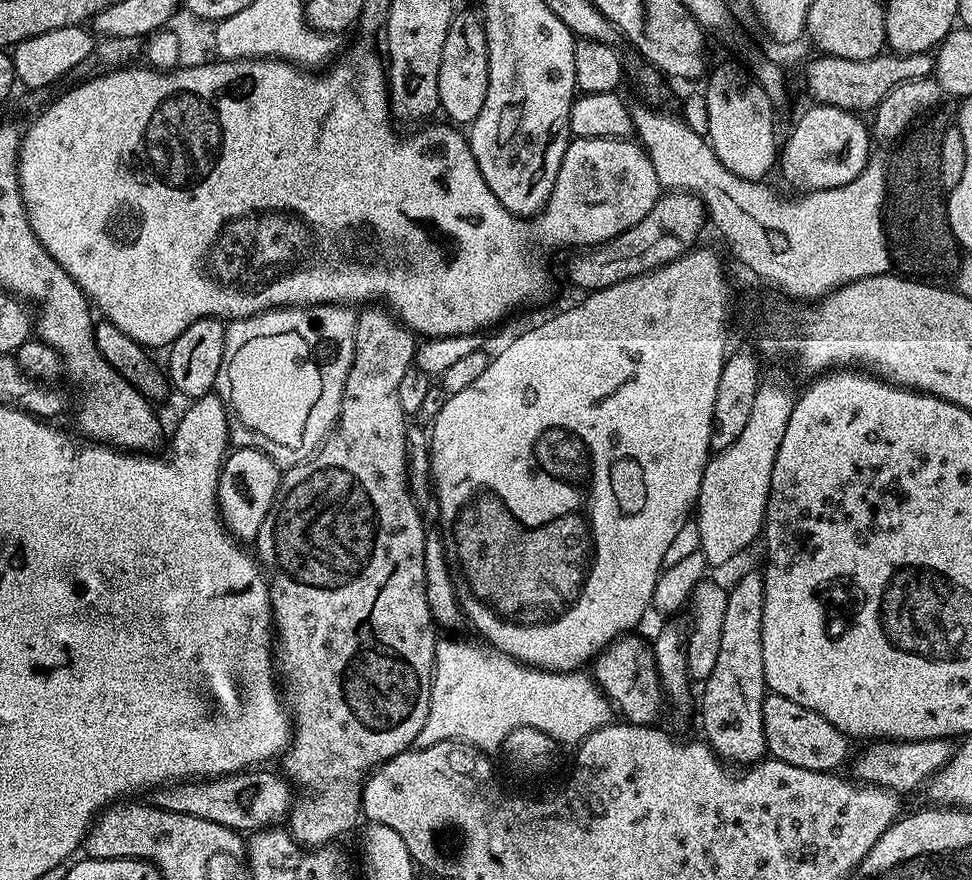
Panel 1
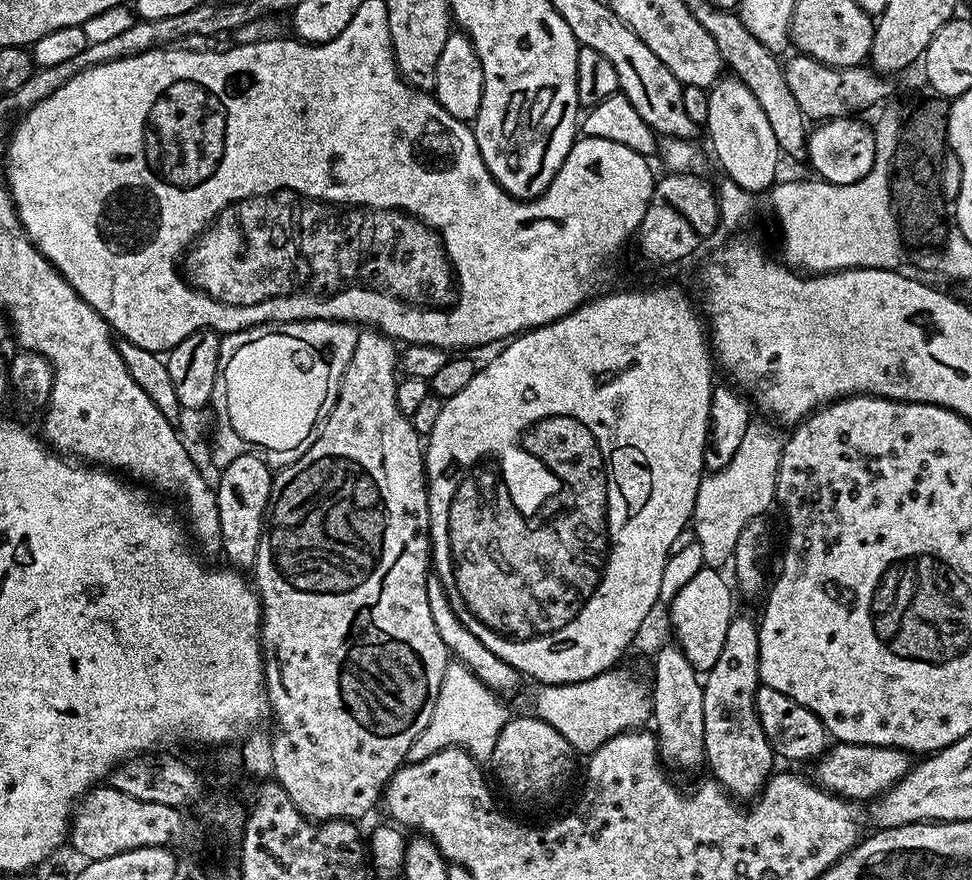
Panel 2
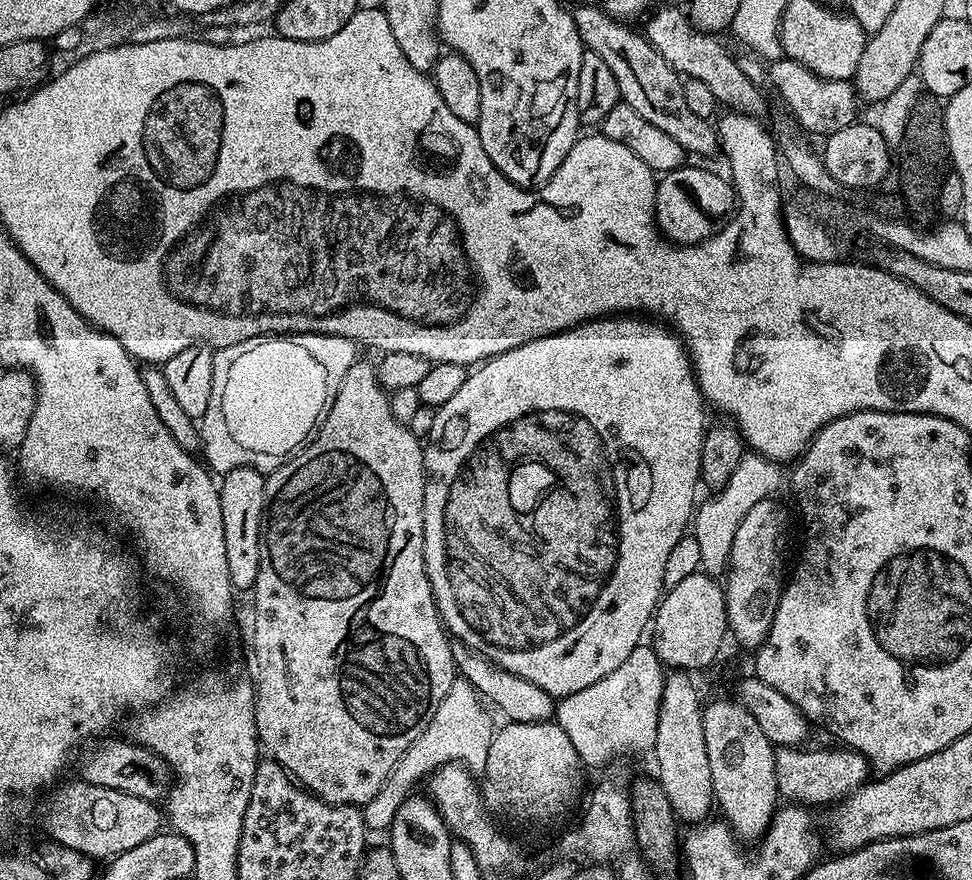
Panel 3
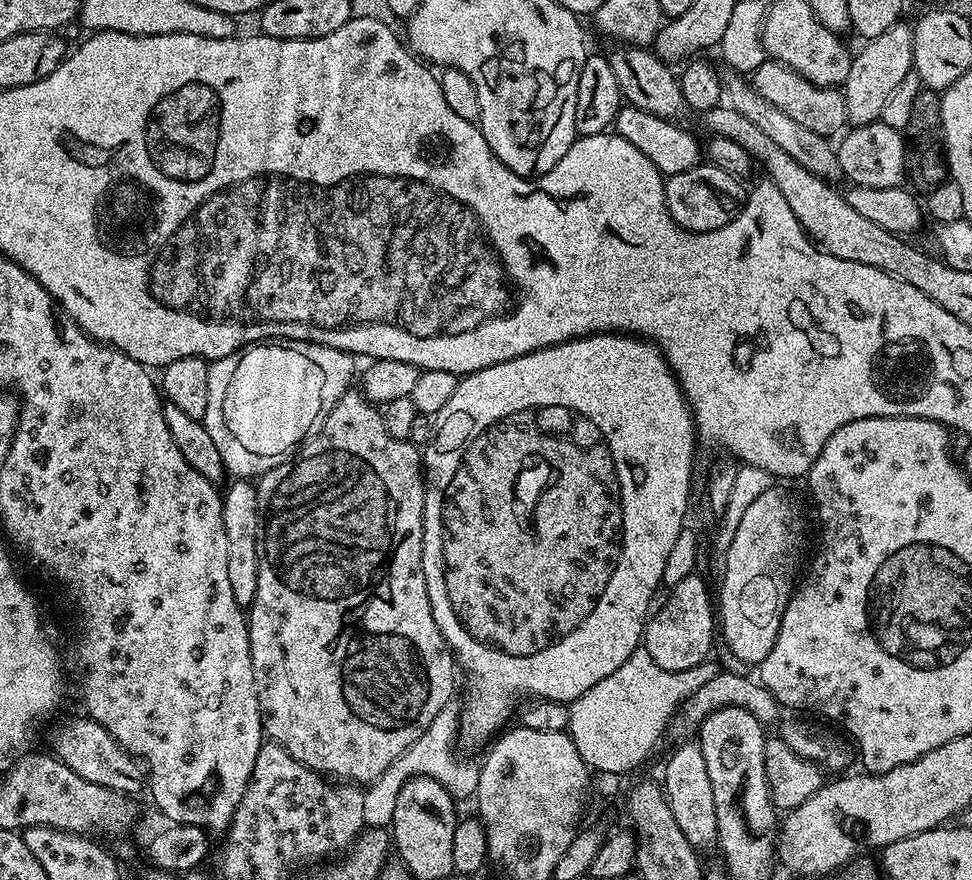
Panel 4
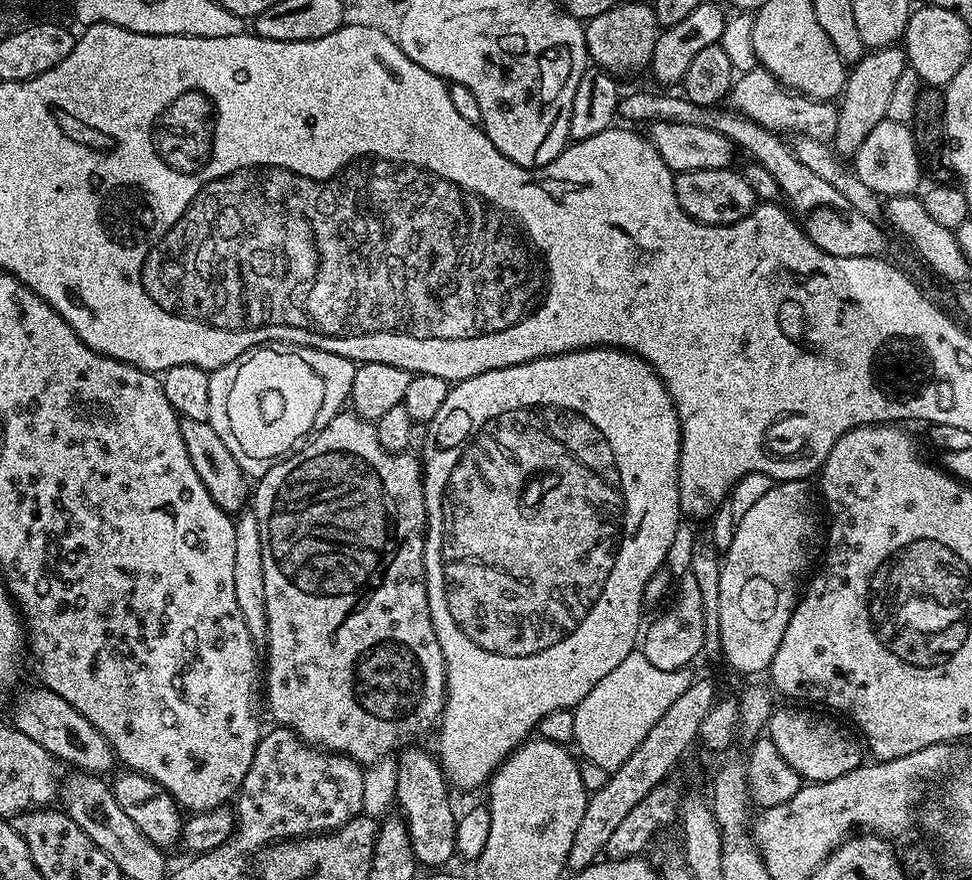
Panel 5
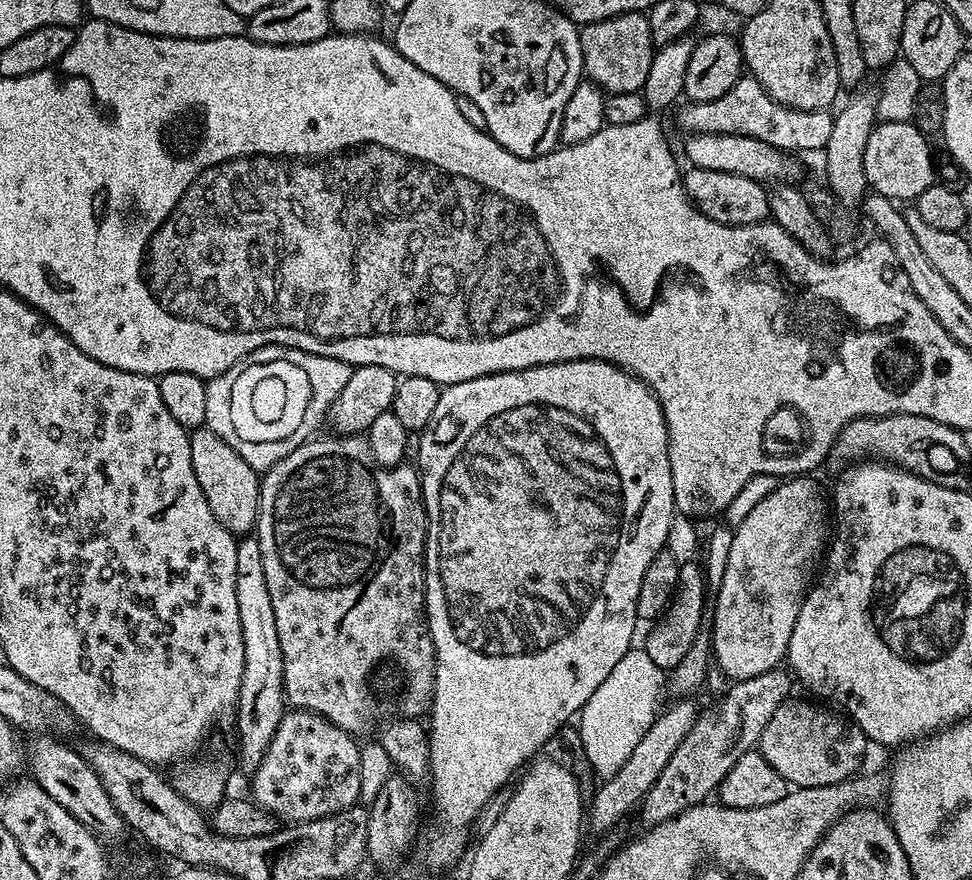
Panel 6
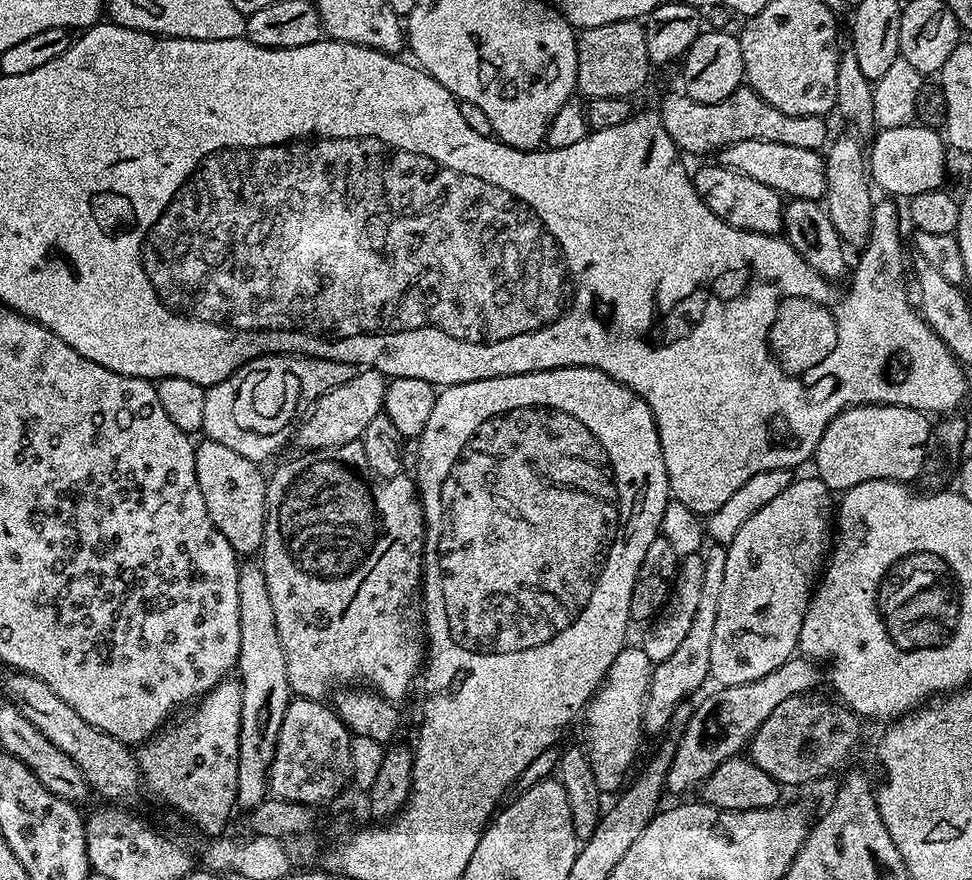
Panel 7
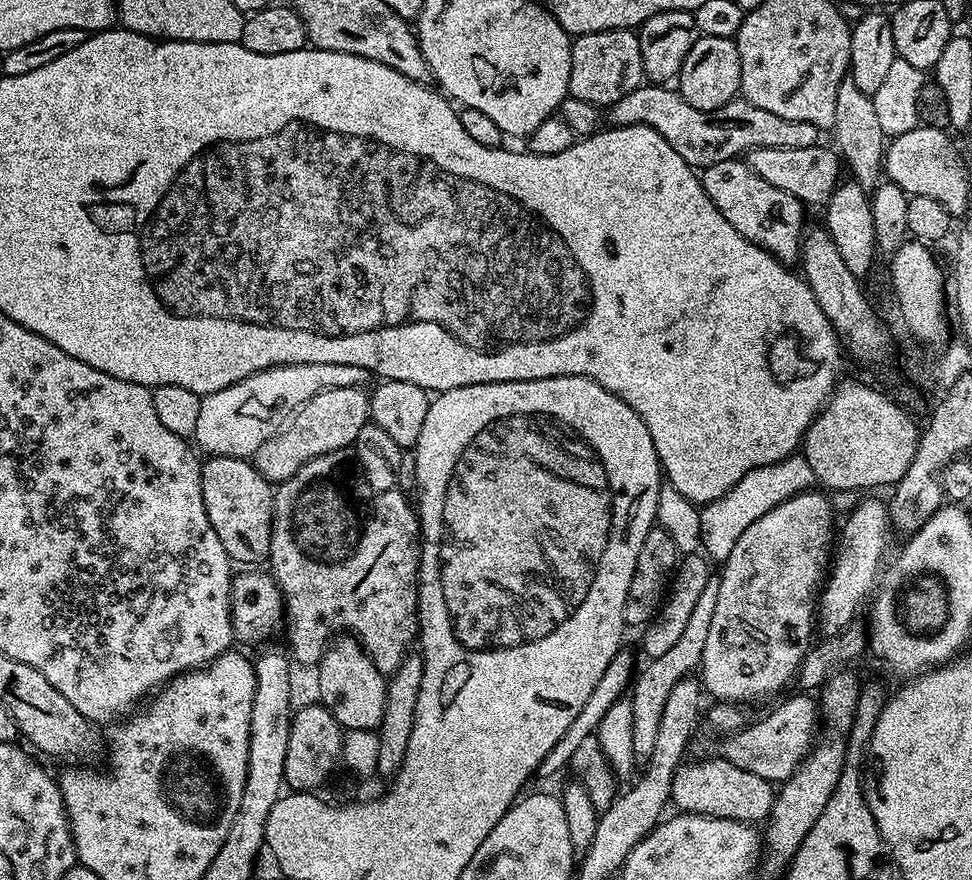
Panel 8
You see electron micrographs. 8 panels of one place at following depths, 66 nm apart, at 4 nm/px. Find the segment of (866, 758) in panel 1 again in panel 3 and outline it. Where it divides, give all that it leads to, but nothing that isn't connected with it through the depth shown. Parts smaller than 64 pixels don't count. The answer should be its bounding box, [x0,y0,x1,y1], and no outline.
[775,746,870,806]

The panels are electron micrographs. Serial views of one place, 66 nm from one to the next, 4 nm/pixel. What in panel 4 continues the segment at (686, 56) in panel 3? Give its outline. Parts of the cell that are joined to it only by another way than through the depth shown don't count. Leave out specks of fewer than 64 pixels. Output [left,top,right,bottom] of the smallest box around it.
[720,70,844,182]

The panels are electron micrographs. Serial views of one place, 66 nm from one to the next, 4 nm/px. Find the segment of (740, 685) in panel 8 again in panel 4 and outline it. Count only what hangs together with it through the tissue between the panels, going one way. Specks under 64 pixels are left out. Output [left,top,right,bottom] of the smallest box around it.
[718,486,804,666]

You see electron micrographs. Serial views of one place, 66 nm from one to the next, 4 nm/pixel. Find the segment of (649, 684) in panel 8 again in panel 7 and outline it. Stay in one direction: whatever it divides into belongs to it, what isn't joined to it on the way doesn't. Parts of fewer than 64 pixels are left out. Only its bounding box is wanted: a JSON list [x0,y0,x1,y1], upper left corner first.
[642,542,727,737]

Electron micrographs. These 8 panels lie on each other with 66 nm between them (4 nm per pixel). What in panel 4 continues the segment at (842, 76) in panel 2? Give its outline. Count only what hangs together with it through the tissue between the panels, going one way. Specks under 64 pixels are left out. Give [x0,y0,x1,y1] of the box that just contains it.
[750,58,848,138]

